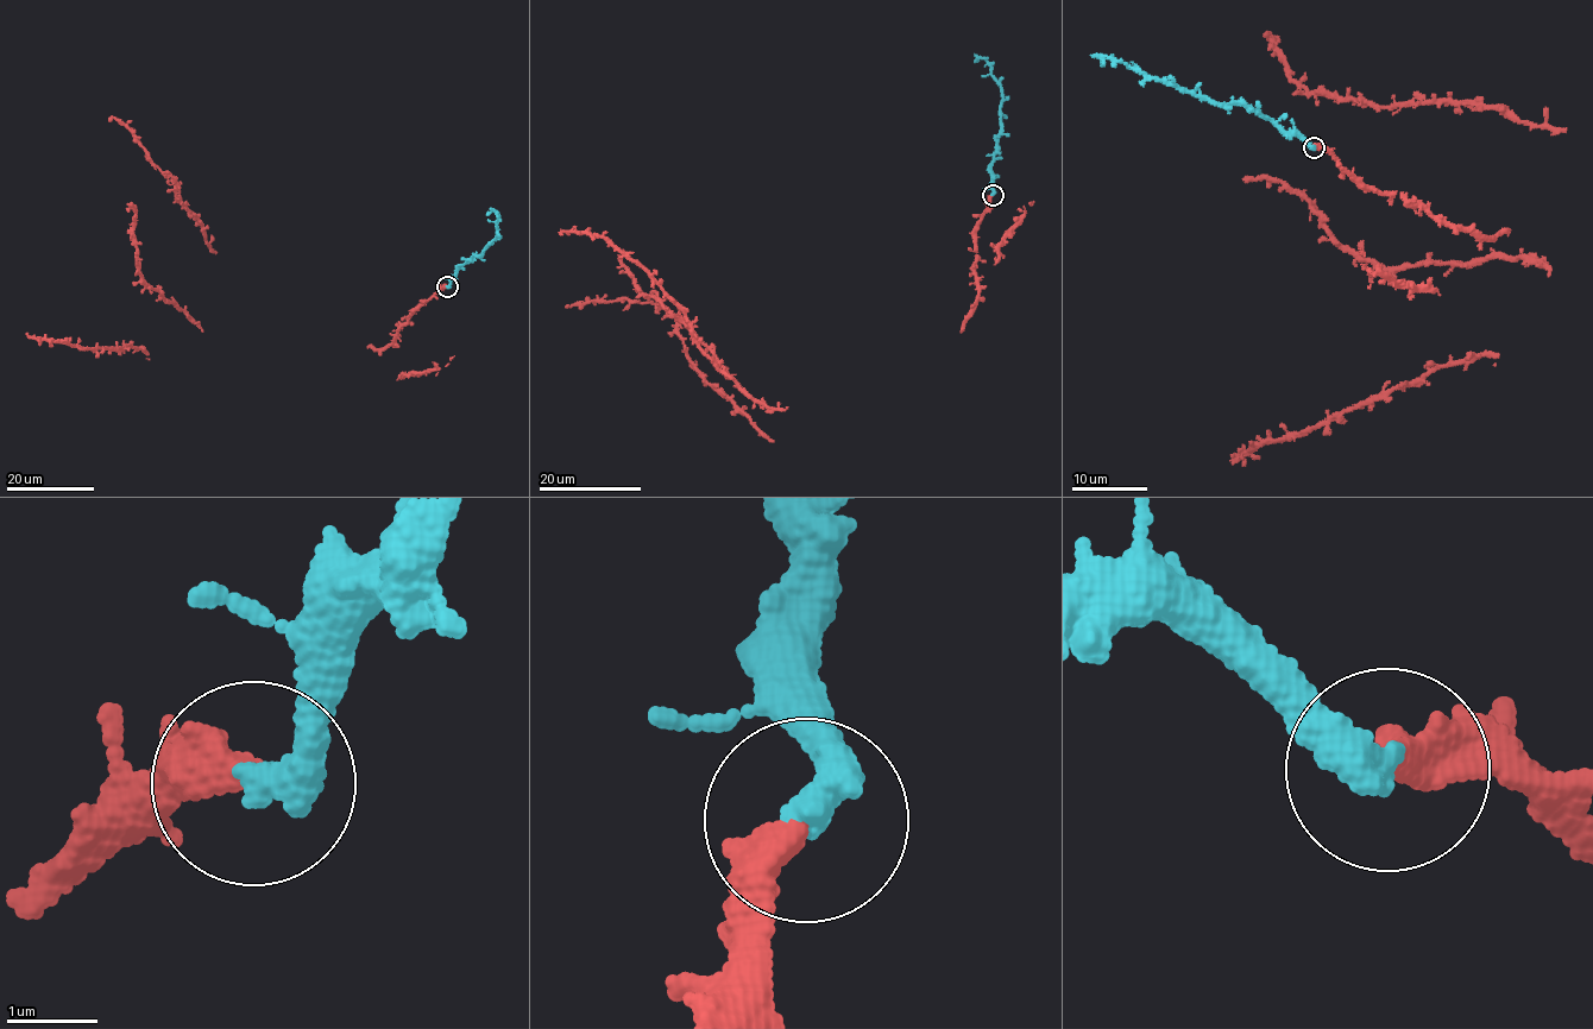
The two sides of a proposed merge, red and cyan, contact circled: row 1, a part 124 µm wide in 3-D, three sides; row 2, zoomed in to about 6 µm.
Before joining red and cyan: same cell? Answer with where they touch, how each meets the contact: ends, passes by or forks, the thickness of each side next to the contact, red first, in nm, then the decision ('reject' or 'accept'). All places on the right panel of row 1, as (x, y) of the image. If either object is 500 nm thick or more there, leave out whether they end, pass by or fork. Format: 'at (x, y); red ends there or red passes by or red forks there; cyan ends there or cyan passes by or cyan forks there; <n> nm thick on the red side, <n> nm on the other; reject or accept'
at (1314, 147); red ends there; cyan ends there; 400 nm thick on the red side, 440 nm on the other; accept

